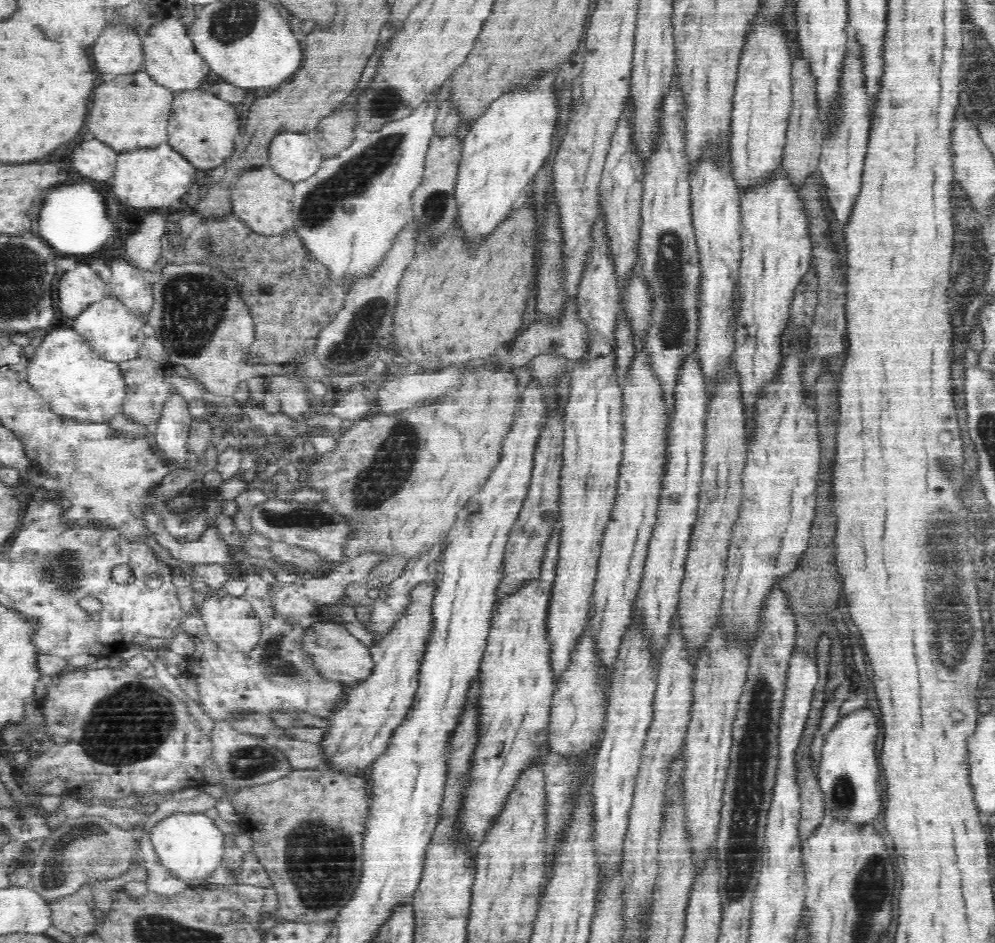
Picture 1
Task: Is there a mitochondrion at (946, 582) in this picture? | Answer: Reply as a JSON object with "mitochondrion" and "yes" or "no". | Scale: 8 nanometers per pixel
{"mitochondrion":"yes"}

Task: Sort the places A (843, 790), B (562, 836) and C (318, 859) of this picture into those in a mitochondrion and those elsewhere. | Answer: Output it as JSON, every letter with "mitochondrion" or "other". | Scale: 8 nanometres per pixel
{"A":"mitochondrion","B":"other","C":"mitochondrion"}

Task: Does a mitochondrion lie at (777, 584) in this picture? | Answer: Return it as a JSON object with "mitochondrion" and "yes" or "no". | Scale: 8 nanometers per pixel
{"mitochondrion":"no"}

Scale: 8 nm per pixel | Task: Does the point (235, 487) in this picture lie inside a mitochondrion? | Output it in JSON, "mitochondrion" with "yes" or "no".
{"mitochondrion":"no"}

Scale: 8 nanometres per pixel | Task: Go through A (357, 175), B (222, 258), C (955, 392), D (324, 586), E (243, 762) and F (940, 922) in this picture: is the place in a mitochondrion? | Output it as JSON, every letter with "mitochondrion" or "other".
{"A":"mitochondrion","B":"mitochondrion","C":"other","D":"other","E":"mitochondrion","F":"other"}

